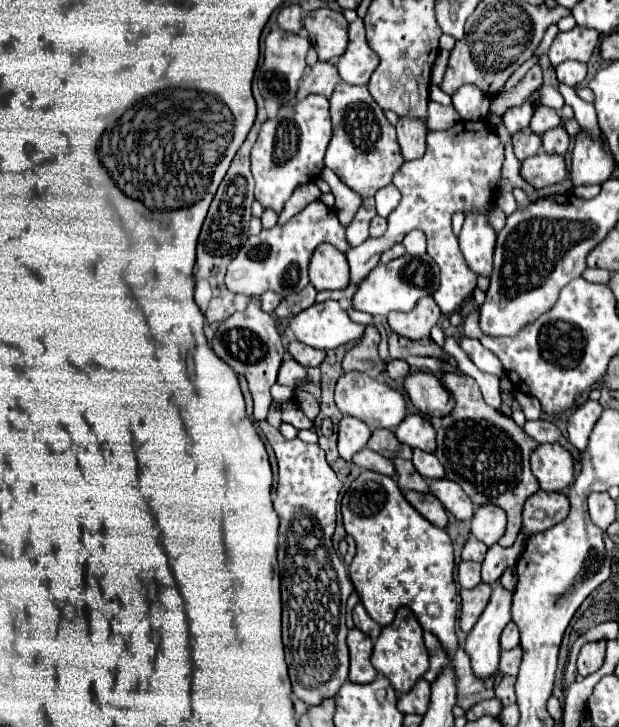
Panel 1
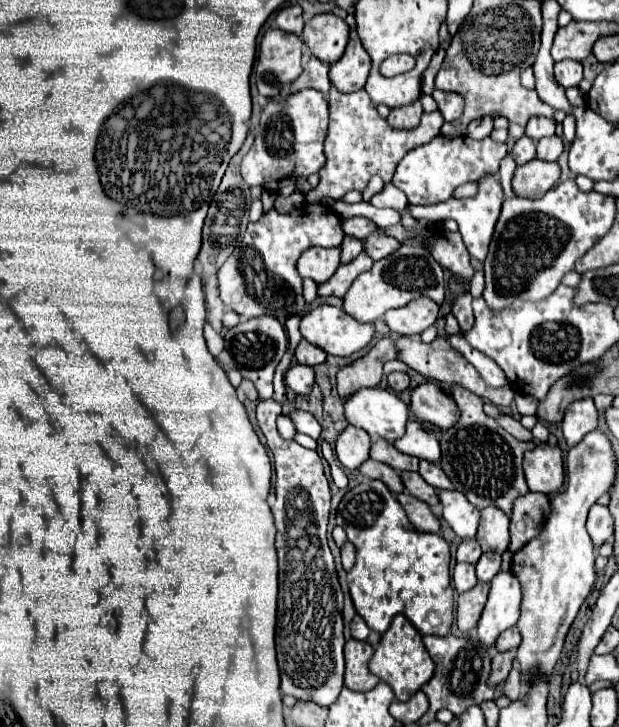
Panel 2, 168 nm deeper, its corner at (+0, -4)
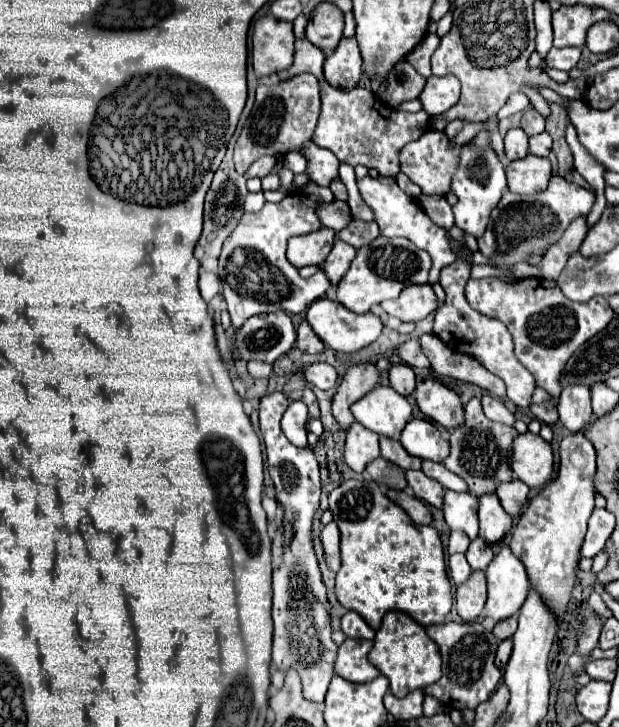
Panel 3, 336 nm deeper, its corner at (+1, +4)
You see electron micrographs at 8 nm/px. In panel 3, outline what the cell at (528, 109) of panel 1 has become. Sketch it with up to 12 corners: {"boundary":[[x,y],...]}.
{"boundary":[[464,123],[464,127],[452,139],[452,145],[472,141],[486,123]]}

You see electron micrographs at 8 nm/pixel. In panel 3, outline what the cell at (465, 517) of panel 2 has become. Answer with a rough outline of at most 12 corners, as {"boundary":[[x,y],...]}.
{"boundary":[[446,491],[442,511],[450,529],[478,537],[478,499]]}

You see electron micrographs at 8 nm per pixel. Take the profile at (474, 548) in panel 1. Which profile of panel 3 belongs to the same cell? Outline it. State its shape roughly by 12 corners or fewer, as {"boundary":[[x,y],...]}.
{"boundary":[[460,531],[450,533],[448,553],[466,553],[470,537]]}

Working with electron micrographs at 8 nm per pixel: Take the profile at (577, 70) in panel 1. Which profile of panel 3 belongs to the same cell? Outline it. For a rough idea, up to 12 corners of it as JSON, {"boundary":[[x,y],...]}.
{"boundary":[[552,47],[548,67],[570,71],[580,59],[580,49]]}

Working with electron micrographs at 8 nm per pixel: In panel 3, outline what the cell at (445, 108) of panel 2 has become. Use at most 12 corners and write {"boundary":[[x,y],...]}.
{"boundary":[[430,77],[420,101],[442,115],[460,97],[456,77]]}

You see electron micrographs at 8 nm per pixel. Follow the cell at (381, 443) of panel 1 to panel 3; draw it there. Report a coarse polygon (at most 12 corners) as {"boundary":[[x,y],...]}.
{"boundary":[[380,437],[384,459],[402,469],[420,469],[422,459],[410,455],[400,441]]}

